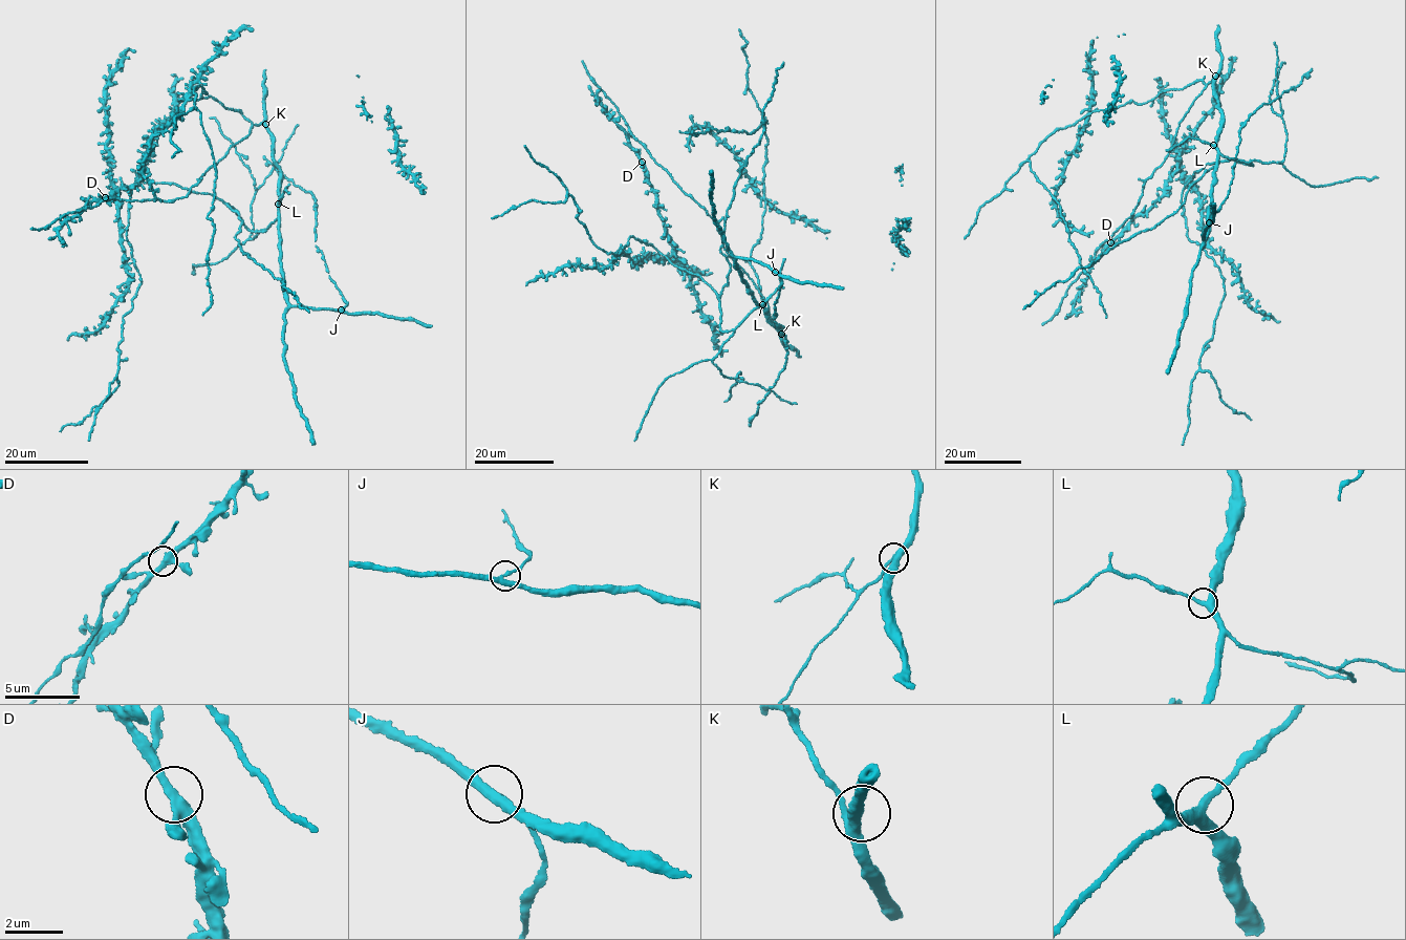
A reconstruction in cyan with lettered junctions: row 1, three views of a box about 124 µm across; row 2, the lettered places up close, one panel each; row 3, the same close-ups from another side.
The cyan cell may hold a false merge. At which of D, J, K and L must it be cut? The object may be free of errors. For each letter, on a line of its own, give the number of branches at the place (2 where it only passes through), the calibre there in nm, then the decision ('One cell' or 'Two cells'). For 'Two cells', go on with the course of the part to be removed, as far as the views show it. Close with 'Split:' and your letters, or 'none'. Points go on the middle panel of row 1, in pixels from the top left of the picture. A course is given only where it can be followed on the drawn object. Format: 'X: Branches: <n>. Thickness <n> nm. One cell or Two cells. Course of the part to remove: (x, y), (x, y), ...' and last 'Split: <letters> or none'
D: Branches: 3. Thickness 320 nm. One cell
J: Branches: 3. Thickness 280 nm. One cell
K: Branches: 3. Thickness 340 nm. One cell
L: Branches: 3. Thickness 340 nm. One cell
Split: none

